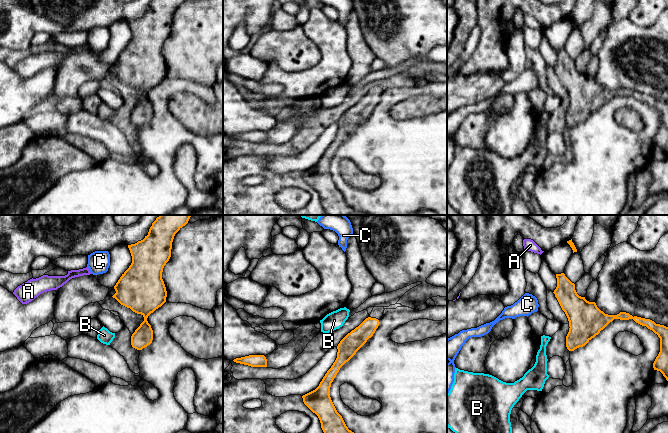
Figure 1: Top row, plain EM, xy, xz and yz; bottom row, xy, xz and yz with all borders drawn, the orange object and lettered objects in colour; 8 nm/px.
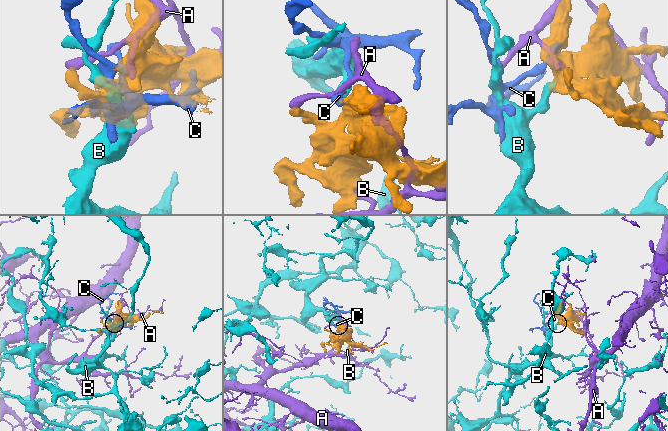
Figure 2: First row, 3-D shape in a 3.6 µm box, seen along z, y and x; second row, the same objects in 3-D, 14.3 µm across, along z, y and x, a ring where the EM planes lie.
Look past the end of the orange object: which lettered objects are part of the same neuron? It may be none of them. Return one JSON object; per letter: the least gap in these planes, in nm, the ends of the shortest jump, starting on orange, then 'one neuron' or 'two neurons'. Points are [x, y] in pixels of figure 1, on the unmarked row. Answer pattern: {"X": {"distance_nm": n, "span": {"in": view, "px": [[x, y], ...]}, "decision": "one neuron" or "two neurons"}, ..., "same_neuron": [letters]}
{"A": {"distance_nm": 200, "span": {"in": "yz", "px": [[556, 50], [540, 30]]}, "decision": "two neurons"}, "B": {"distance_nm": 80, "span": {"in": "xz", "px": [[348, 109], [341, 102]]}, "decision": "two neurons"}, "C": {"distance_nm": 120, "span": {"in": "xy", "px": [[120, 53], [107, 46]]}, "decision": "two neurons"}, "same_neuron": []}

